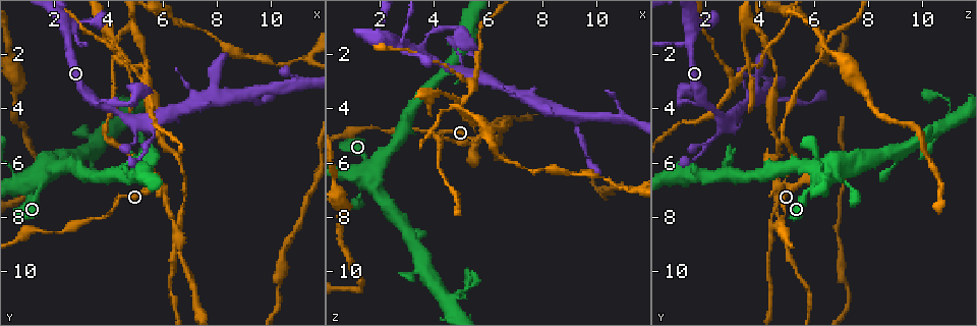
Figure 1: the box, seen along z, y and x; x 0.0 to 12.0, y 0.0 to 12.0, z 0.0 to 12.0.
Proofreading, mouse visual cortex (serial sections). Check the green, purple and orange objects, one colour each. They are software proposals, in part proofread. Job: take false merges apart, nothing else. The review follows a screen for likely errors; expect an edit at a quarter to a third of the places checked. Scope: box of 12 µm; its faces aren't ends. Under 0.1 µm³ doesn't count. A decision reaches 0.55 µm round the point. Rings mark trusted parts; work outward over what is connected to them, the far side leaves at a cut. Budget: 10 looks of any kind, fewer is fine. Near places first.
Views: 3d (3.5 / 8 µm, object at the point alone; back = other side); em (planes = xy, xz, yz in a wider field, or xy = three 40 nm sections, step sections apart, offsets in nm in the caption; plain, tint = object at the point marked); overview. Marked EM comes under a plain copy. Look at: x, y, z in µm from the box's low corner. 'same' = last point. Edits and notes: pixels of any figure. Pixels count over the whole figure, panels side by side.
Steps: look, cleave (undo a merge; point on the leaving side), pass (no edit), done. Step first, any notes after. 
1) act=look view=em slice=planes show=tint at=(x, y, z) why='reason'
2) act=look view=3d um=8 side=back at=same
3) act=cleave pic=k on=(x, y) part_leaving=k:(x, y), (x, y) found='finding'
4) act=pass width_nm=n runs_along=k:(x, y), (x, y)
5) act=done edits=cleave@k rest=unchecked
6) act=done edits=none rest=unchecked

act=look view=3d um=3.5 at=(5.9, 6.8, 4.9) why='abrupt turn'

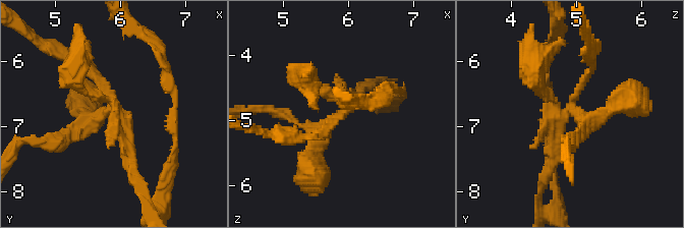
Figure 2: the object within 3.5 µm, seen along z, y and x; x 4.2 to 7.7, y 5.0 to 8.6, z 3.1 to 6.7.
act=look view=em slice=planes show=tint at=(5.90, 6.65, 4.95) why='need the tissue'

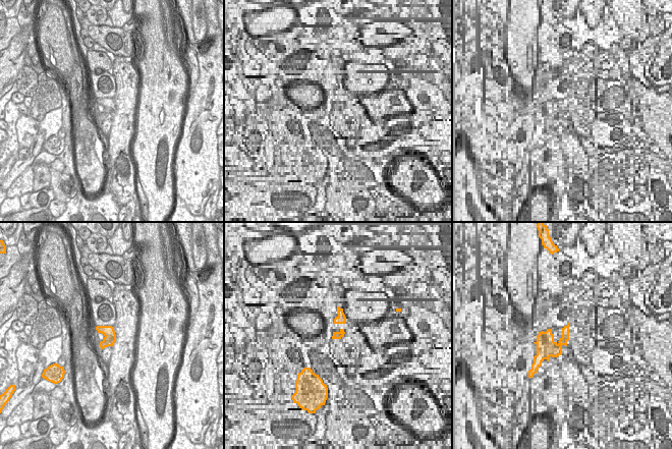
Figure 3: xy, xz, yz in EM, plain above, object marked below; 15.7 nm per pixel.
act=cleave pic=2 on=(118, 136) part_leaving=2:(112, 107), (140, 191) found='a second cell is stuck on'

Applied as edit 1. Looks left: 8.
act=look view=3d um=3.5 at=(1.5, 6.8, 6.2) why='calibre changes'

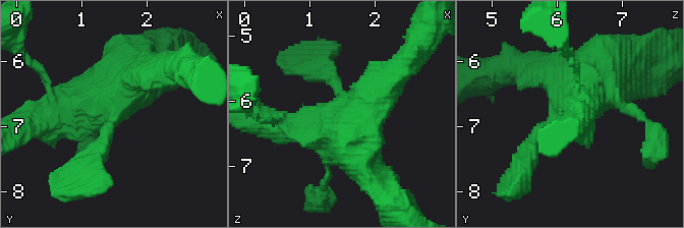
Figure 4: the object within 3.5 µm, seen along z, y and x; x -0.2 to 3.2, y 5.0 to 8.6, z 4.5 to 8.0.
act=look view=em slice=xy step=1 show=tint at=(1.50, 6.75, 6.10)

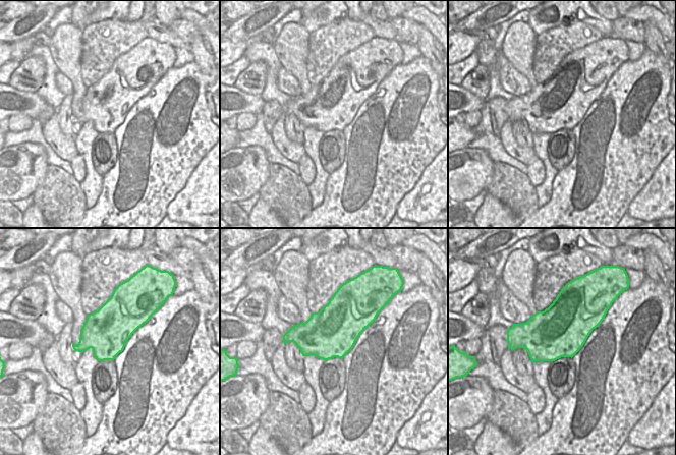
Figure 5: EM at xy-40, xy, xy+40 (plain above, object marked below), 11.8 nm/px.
act=pass width_nm=600 runs_along=4:(534, 141), (603, 72), (631, 69) found='continuous, no second cell'

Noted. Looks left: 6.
act=look view=3d um=3.5 at=(2.5, 1.0, 1.4) why='arms run side by side'

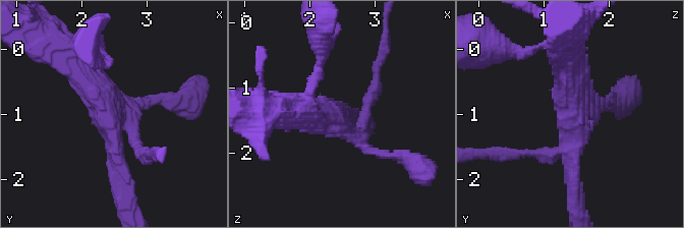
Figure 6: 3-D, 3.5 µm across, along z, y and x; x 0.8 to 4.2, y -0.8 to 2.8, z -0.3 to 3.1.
act=look view=em slice=xy step=5 show=tint at=(2.50, 1.05, 1.45) arms=4 arm_widths_nm=150,150,250,400 why='now the EM'

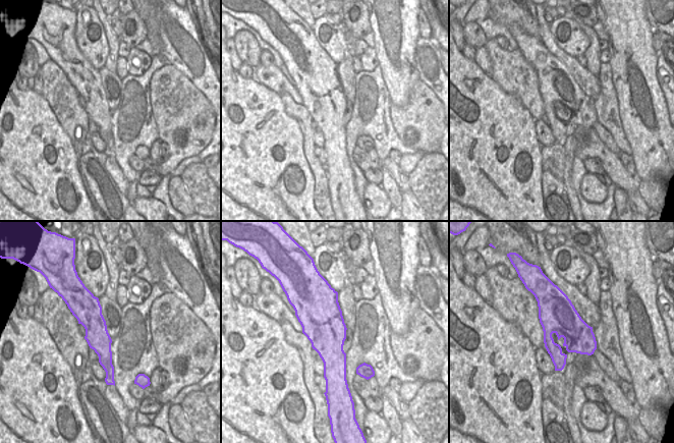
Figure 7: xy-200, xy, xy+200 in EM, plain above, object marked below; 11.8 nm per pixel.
act=pass found='all the same cell'

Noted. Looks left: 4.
act=look view=3d um=3.5 at=(5.2, 5.9, 2.9)

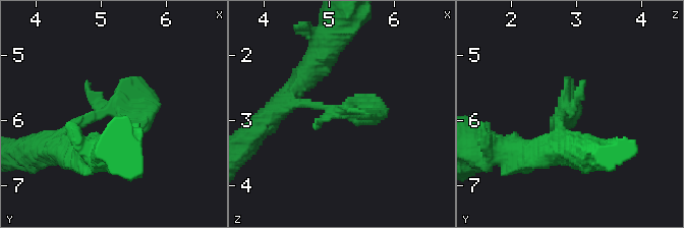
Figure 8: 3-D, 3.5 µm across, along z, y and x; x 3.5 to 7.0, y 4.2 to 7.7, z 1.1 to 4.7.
act=look view=em slice=xy step=1 show=tint at=(5.20, 5.85, 2.80)

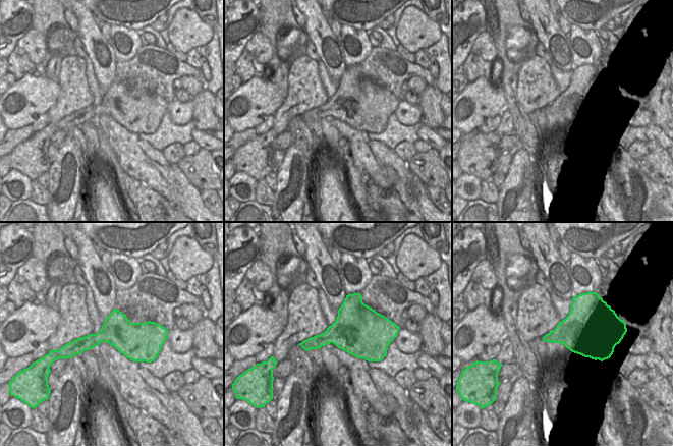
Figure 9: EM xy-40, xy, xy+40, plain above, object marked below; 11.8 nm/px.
act=pass runs_along=8:(52, 150), (73, 121), (139, 109), (149, 91) found='all the same cell'

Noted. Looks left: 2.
act=done edits=cleave@2 rest=unchecked

